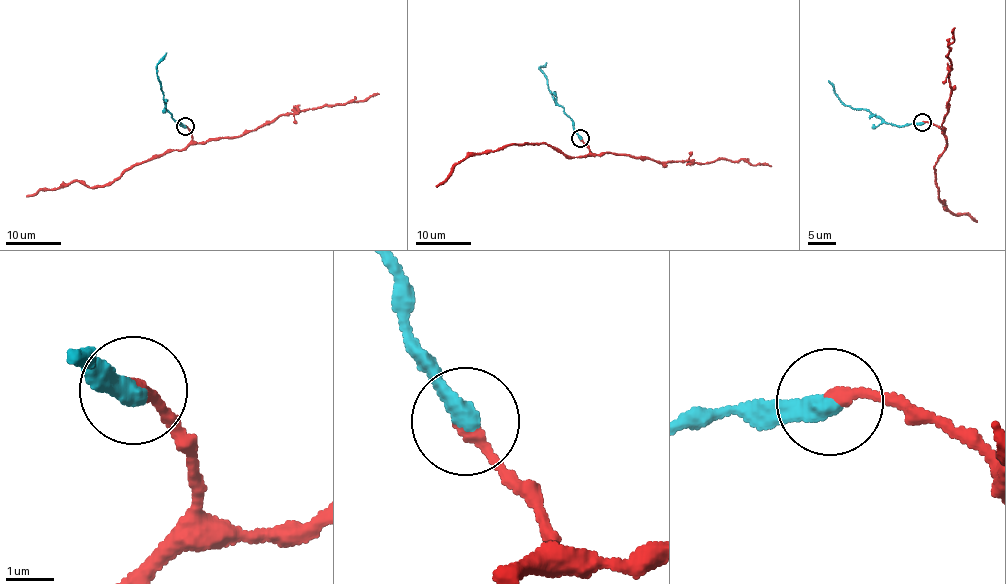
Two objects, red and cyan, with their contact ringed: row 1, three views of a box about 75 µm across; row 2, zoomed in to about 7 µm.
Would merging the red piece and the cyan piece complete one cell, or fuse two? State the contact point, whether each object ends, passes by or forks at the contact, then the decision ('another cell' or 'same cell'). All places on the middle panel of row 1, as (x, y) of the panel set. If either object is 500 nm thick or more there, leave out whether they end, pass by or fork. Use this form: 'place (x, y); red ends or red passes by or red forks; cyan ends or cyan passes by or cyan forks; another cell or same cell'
place (580, 138); red ends; cyan ends; same cell

